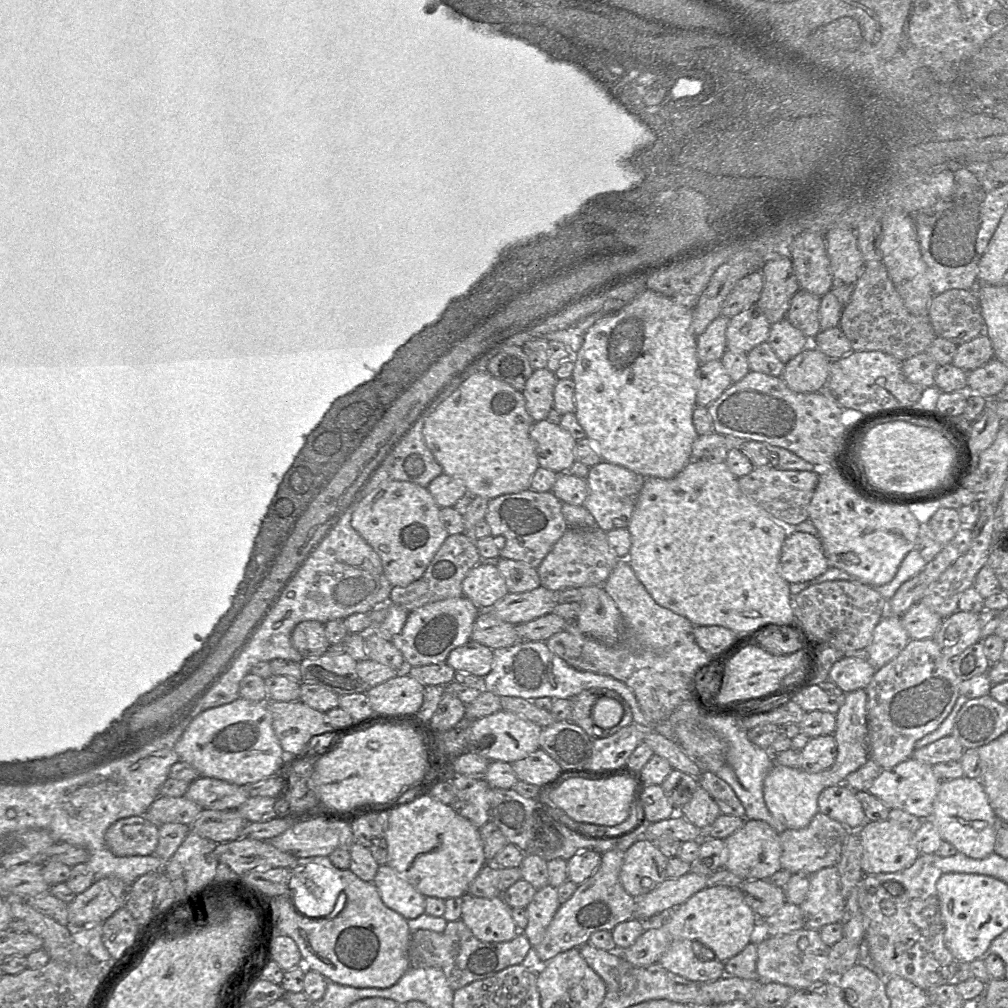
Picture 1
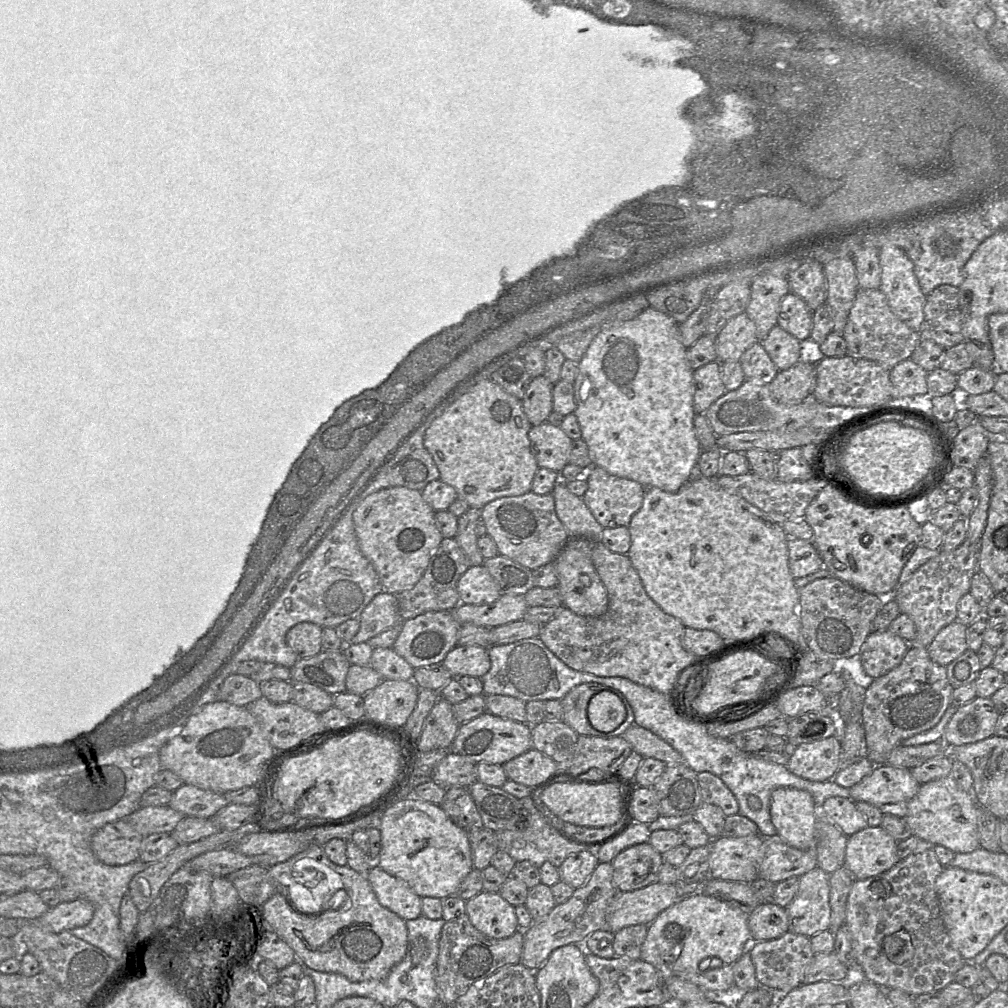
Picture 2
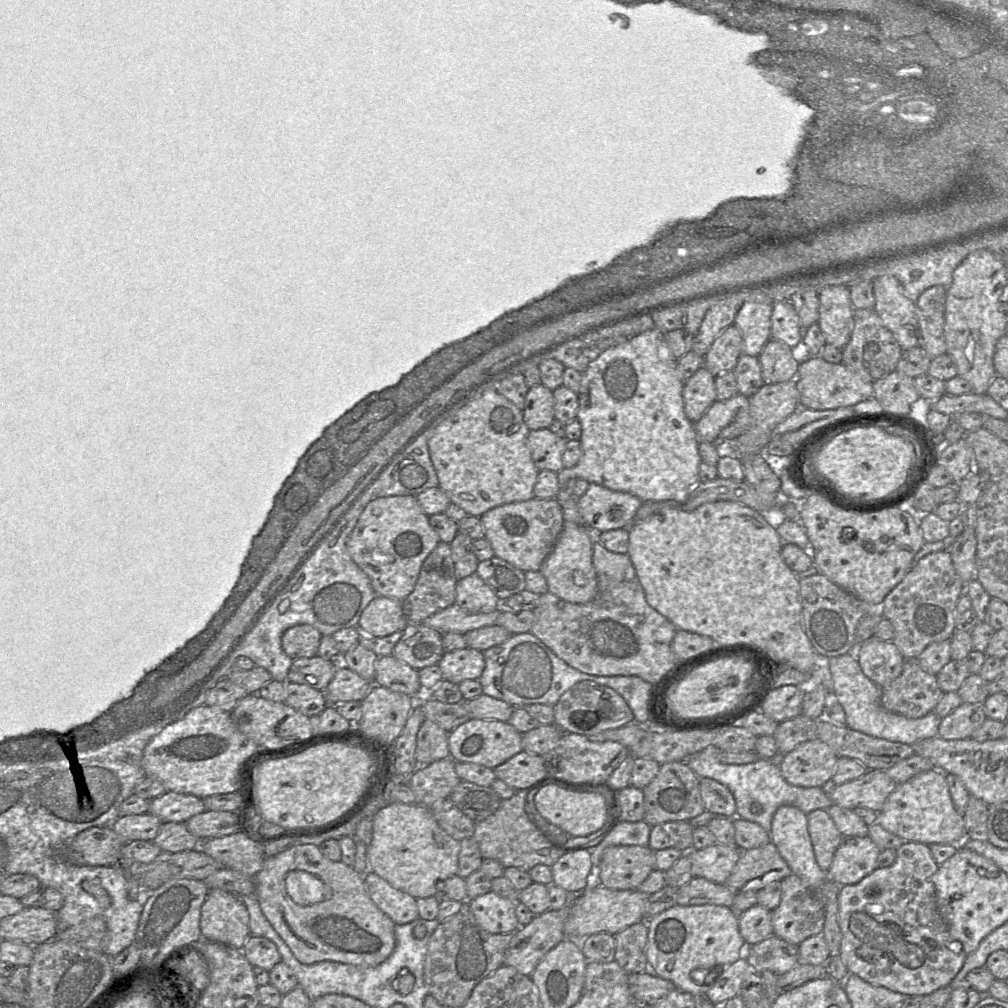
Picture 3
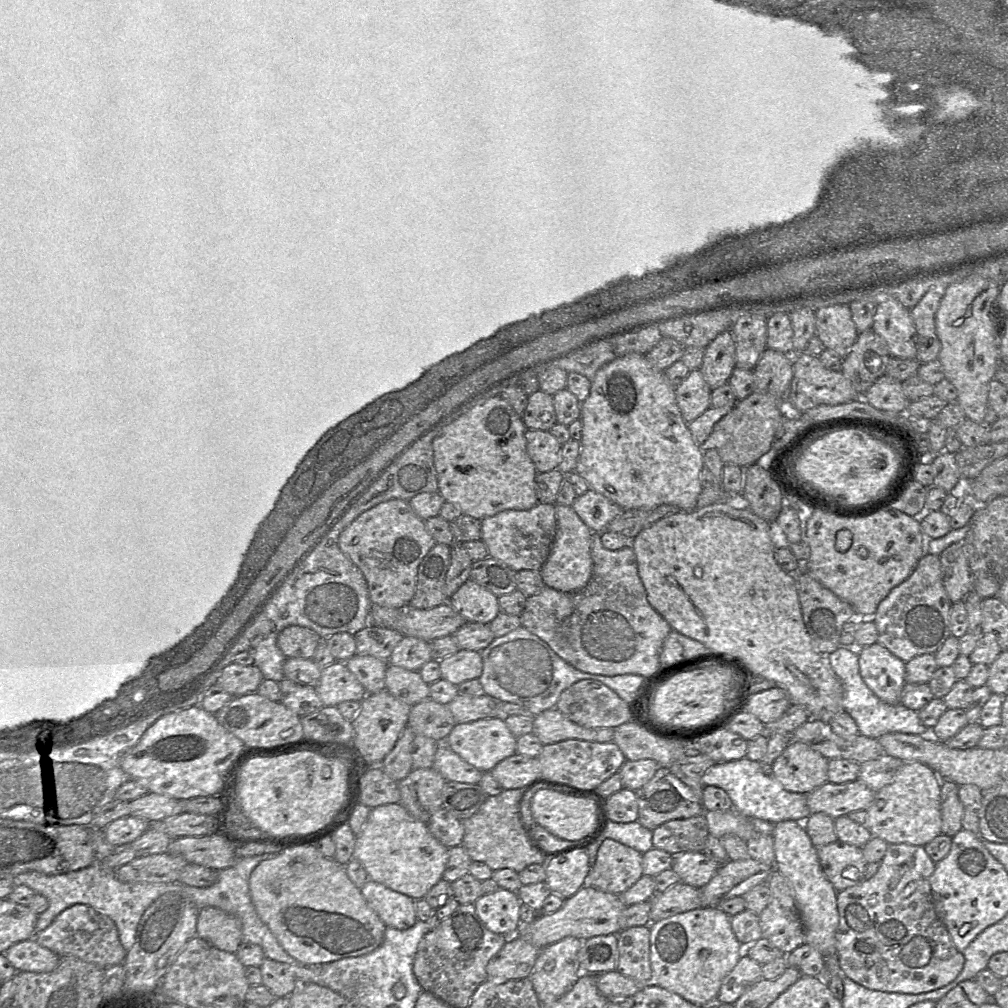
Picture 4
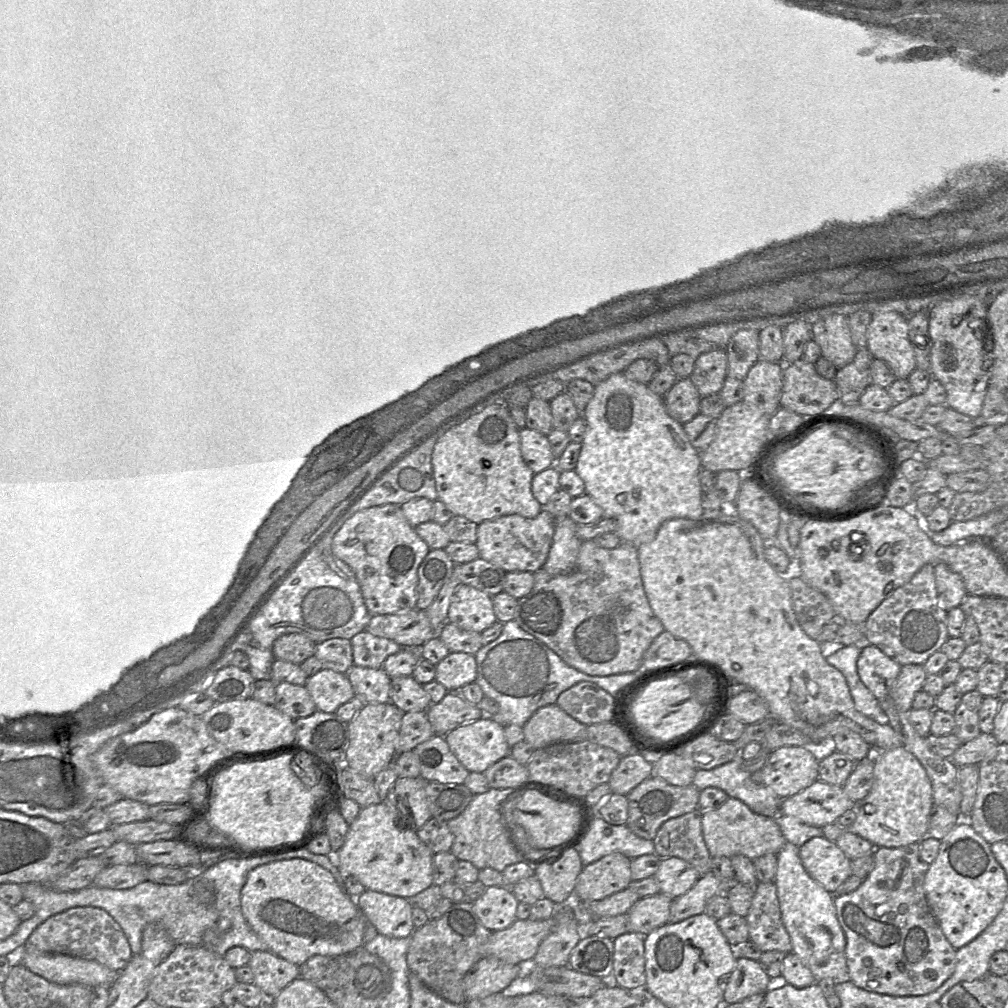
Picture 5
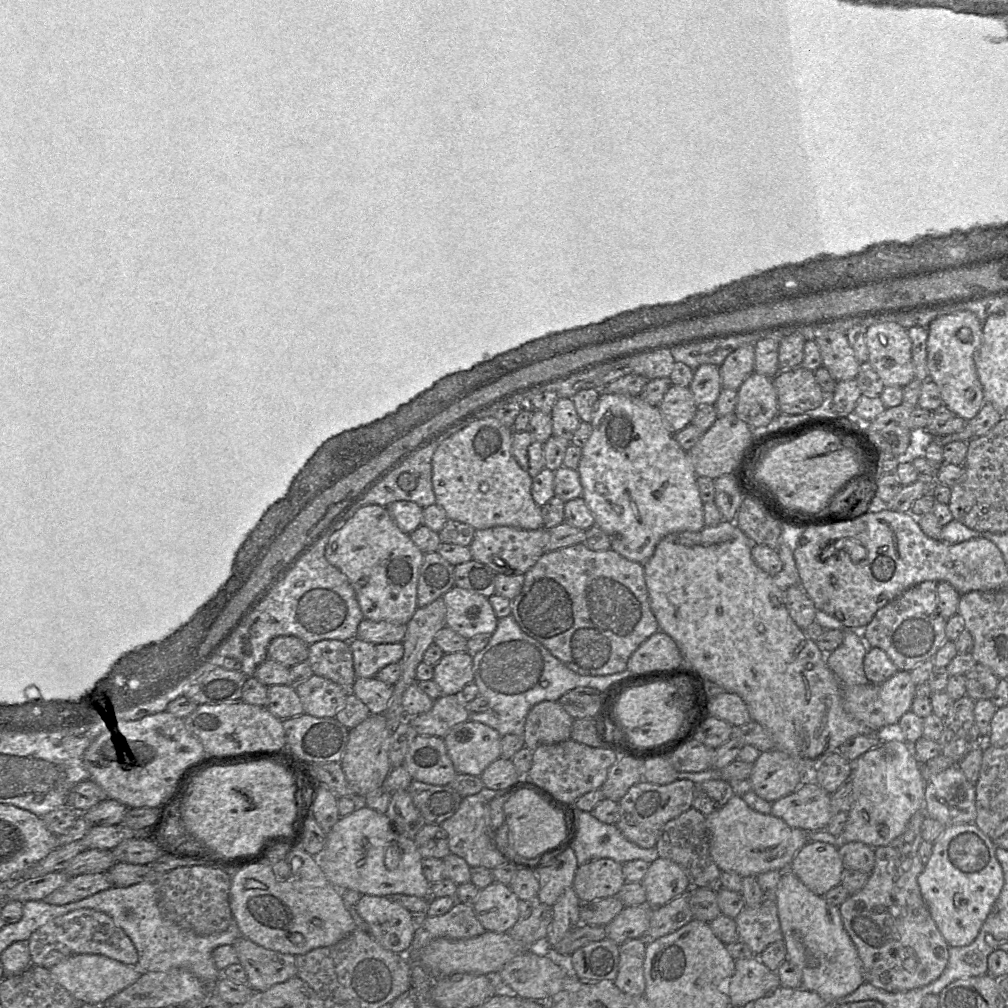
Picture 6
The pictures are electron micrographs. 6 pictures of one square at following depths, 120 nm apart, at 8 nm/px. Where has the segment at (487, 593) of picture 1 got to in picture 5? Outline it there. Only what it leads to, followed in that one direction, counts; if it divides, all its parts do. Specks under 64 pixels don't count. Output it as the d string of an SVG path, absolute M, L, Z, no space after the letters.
M460 584L452 596L447 621L461 629L482 633L497 621L492 597Z

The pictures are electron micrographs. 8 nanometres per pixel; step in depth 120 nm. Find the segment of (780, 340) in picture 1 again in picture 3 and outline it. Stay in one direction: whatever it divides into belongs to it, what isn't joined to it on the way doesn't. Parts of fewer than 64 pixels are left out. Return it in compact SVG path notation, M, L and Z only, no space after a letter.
M773 338L758 356L764 384L776 384L795 379L801 357L797 350Z

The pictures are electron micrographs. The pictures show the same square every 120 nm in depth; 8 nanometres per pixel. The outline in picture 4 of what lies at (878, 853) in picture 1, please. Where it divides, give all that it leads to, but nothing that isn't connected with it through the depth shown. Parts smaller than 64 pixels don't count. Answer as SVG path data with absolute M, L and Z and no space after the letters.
M836 841L816 848L823 873L836 891L856 886L864 879L867 862L860 847Z

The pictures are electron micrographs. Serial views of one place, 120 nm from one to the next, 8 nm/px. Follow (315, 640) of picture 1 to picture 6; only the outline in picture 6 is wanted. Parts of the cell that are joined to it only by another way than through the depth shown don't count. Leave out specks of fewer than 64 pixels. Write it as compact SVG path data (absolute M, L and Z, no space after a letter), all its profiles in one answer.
M279 636L273 639L267 649L267 658L286 667L293 667L307 661L309 645L295 636Z

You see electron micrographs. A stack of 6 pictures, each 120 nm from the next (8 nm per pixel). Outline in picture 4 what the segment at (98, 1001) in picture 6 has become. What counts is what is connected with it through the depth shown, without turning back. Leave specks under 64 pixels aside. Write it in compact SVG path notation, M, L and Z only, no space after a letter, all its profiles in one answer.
M34 938L13 944L5 953L17 972L51 972L60 961L59 955L41 946Z

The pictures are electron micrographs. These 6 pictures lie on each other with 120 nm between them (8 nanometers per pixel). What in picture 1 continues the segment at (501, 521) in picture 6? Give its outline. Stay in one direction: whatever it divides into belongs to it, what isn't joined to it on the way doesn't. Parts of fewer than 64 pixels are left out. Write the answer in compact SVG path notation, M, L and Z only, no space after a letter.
M478 370L469 376L456 378L421 415L425 415L423 436L427 447L442 466L443 473L461 479L469 495L491 500L531 489L533 475L540 466L530 437L535 421L526 409L522 392L496 379L487 370Z

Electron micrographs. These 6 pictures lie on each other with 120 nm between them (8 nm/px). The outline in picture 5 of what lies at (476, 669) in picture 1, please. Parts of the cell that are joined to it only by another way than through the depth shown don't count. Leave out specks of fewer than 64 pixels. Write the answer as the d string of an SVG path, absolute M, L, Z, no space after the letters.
M450 652L436 665L435 680L448 692L459 692L467 684L476 681L475 655L465 652Z

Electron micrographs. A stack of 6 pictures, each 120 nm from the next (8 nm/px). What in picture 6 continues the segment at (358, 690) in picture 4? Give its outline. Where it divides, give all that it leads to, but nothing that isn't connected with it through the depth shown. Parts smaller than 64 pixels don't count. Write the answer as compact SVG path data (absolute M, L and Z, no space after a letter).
M315 674L295 689L304 713L318 718L335 717L349 694L349 689Z

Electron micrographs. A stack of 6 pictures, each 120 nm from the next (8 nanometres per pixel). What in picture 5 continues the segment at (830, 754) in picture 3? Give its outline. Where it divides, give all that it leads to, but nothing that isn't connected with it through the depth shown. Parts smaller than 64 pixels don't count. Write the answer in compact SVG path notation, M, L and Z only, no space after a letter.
M784 746L769 753L761 769L763 784L770 788L780 799L791 797L818 780L818 765L822 754L815 754L803 746Z

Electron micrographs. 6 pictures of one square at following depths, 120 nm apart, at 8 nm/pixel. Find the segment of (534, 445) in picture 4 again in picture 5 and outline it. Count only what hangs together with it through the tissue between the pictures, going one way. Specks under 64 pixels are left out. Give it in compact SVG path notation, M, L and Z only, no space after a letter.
M519 430L521 455L534 474L553 467L556 460L547 436L538 431Z

